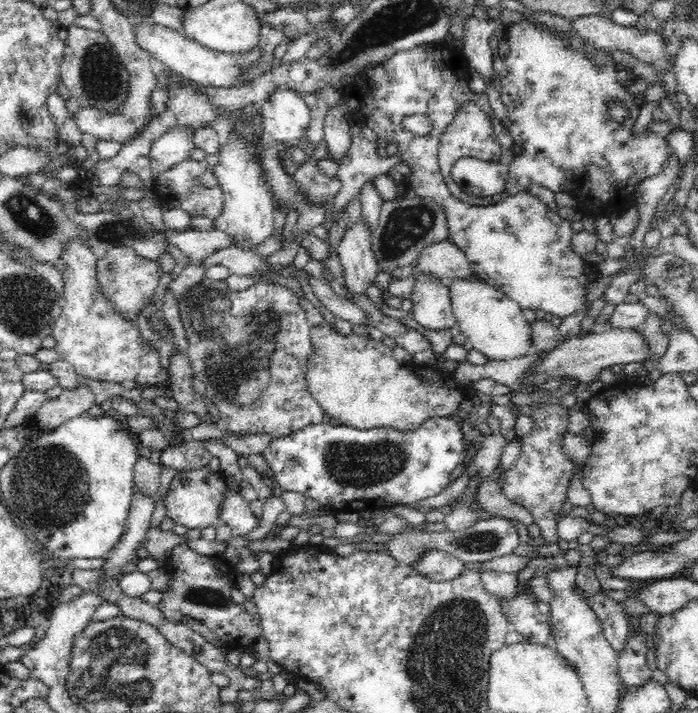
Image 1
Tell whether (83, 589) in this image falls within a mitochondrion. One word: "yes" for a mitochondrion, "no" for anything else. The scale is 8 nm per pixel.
no

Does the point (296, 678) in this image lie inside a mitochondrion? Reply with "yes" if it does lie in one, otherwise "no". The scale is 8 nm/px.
no

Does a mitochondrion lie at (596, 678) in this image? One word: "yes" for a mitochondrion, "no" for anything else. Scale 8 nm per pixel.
no

